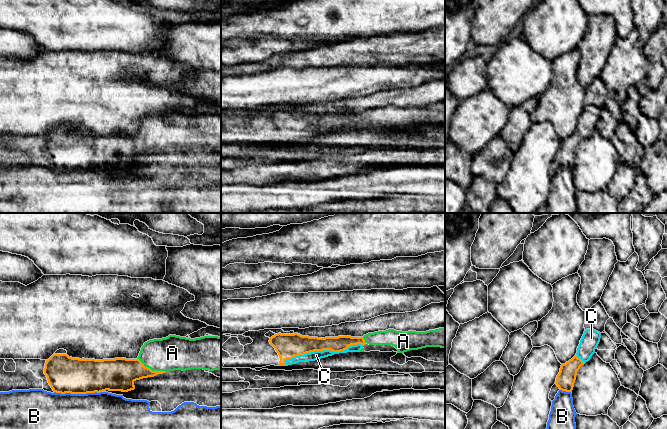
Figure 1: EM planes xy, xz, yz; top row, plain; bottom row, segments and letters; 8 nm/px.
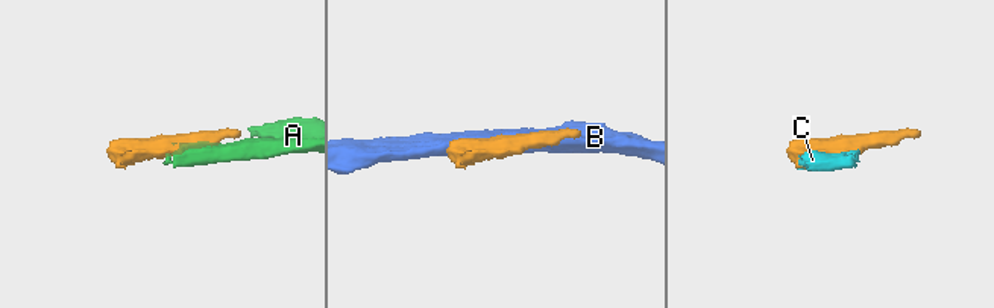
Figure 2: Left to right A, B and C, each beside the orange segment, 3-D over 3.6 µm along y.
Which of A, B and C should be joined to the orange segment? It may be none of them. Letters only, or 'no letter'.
A, C

